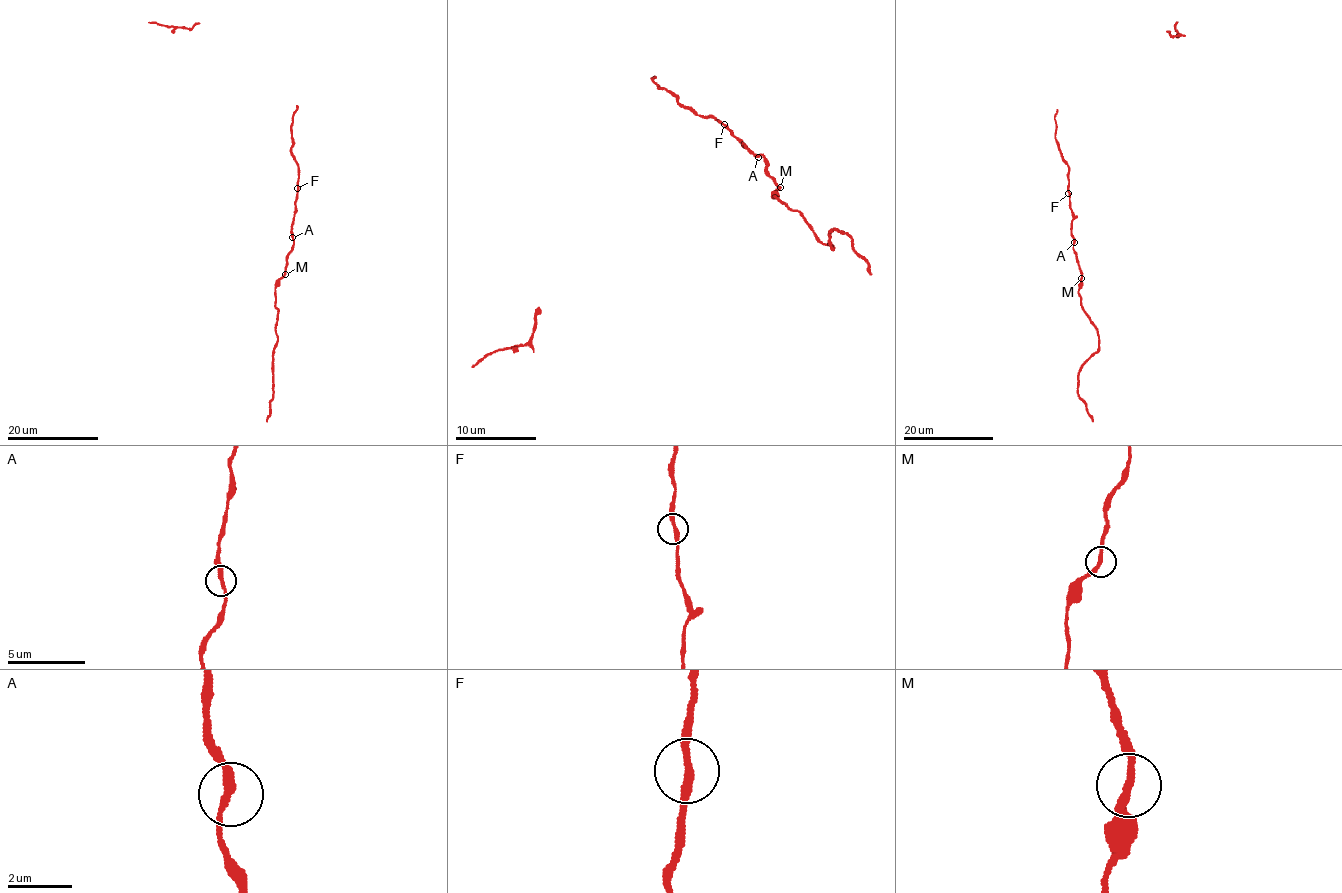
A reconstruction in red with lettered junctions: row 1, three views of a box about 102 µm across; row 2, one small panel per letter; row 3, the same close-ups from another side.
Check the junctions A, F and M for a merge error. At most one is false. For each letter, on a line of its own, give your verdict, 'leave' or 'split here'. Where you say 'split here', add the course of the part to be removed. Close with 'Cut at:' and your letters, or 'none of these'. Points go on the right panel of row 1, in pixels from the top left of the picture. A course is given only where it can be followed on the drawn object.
A: leave
F: leave
M: leave
Cut at: none of these

